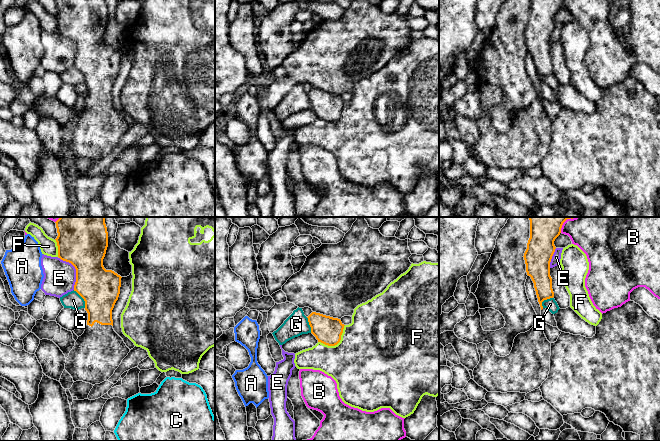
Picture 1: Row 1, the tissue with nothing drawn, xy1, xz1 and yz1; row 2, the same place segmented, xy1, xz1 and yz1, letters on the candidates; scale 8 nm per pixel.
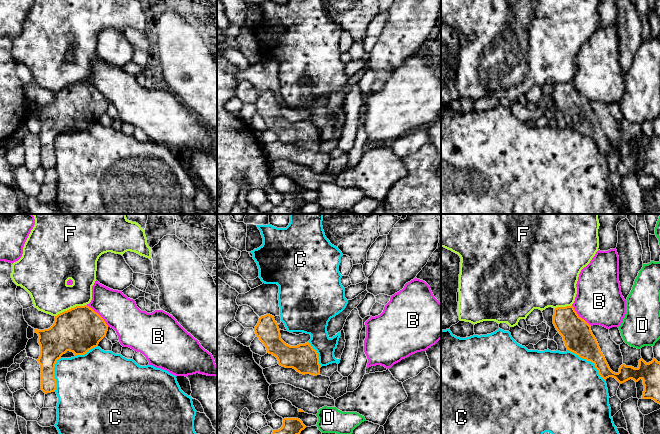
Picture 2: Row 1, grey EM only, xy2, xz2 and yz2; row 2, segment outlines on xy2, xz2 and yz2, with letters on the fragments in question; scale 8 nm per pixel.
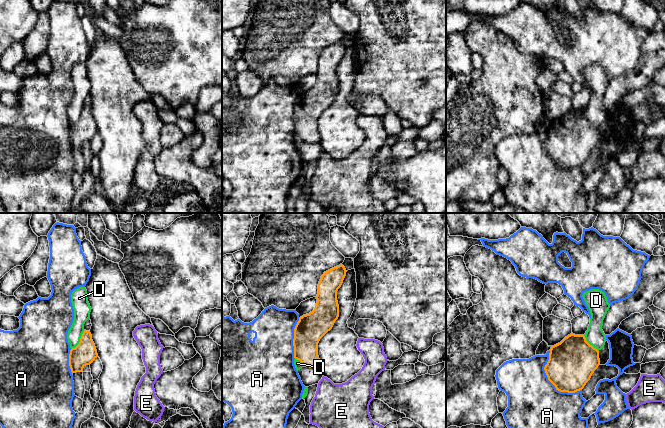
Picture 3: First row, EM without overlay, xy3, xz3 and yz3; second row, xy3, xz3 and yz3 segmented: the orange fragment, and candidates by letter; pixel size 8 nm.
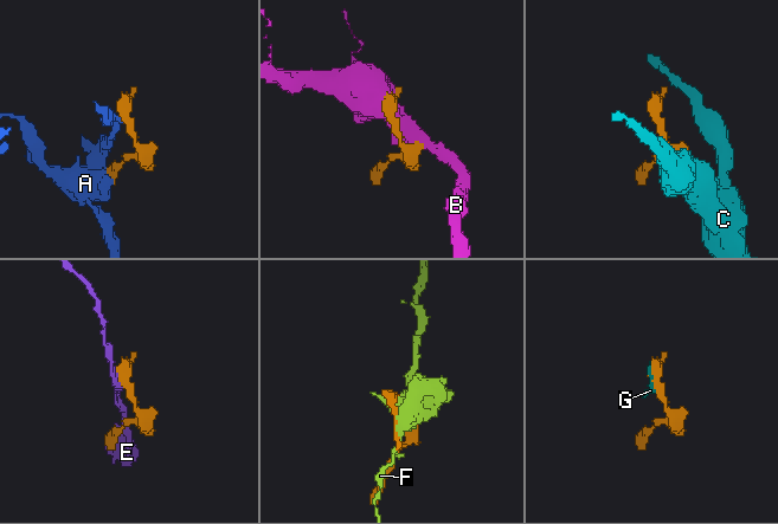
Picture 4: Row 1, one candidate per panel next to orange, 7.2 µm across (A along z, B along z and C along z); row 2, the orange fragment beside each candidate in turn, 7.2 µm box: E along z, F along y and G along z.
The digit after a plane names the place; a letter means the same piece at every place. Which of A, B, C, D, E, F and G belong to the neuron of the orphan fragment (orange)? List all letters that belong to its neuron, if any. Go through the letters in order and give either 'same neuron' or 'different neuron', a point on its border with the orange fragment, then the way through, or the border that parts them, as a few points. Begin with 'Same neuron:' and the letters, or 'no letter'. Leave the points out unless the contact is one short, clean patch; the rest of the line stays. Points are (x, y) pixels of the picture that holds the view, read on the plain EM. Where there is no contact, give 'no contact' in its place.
Same neuron: no letter
A: different neuron; contact yz3 (550, 157)
B: different neuron; contact xy2 (98, 90)
C: different neuron; contact yz2 (589, 136)
D: different neuron; contact xy3 (80, 116)
E: different neuron; contact xy1 (76, 47)
F: different neuron; contact xz1 (336, 120)
G: different neuron; contact xy1 (82, 73)

